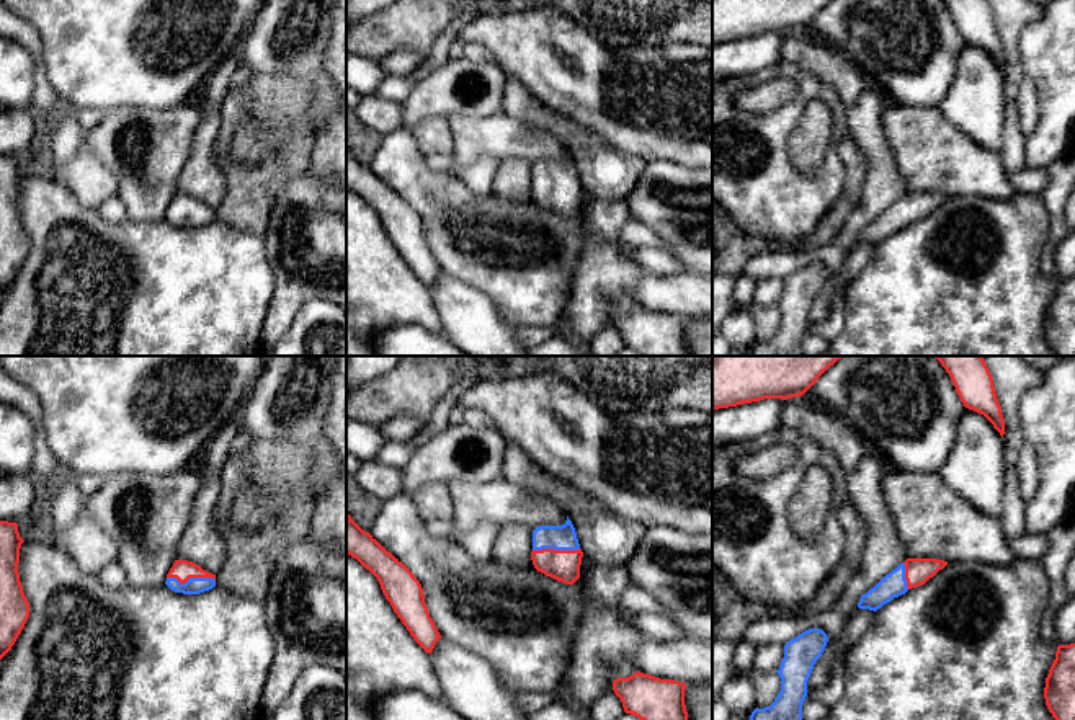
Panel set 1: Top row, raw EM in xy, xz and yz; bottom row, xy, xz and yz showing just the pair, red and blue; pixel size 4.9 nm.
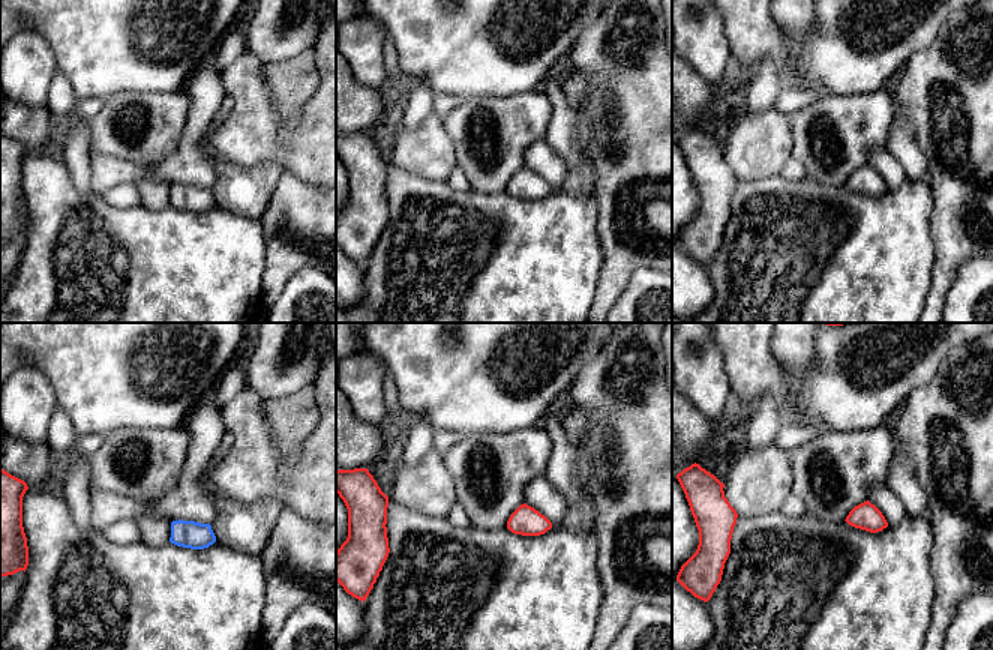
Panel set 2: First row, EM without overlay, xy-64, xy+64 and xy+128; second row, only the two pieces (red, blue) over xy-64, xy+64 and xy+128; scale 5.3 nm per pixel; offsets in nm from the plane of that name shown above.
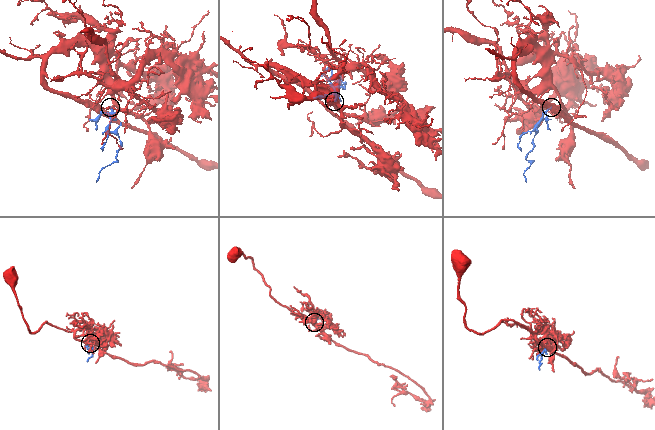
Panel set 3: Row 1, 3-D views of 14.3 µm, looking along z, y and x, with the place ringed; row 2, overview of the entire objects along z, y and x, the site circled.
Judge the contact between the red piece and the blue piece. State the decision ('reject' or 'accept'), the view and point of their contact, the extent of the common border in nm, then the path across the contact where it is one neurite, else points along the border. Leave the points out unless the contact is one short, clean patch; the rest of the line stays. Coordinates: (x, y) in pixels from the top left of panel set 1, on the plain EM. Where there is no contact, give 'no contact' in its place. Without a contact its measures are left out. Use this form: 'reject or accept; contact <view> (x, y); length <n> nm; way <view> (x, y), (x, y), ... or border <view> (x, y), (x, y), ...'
accept; contact xy (191, 211); length 240 nm; way xy (182, 204), (191, 211), (193, 219)

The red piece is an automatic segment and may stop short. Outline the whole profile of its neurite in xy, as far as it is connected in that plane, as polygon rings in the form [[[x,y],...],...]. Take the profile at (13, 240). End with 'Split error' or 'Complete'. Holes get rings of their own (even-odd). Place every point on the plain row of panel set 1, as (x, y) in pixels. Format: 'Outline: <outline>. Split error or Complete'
Outline: [[[0,155],[0,294],[11,284],[29,251],[18,207],[23,176],[16,157]]]. Complete

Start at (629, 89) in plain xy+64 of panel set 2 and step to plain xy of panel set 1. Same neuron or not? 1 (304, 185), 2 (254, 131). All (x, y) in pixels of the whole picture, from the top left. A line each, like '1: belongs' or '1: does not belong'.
1: belongs
2: does not belong

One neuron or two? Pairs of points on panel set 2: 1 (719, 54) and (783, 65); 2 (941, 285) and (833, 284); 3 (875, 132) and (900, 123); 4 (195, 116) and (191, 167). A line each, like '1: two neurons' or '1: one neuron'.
1: two neurons
2: two neurons
3: two neurons
4: one neuron

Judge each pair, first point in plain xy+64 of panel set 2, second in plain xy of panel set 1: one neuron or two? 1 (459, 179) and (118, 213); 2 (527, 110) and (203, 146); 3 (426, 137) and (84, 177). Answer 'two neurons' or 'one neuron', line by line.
1: one neuron
2: two neurons
3: one neuron

